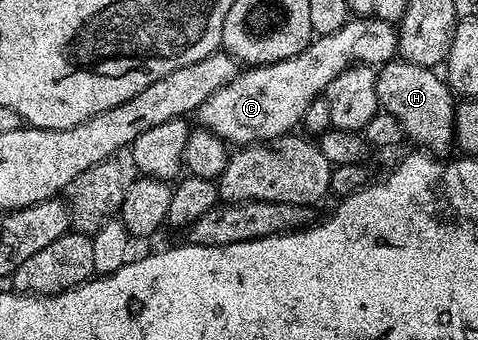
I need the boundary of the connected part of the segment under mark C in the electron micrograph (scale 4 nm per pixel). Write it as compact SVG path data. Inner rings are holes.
M376 16L354 17L347 20L344 27L335 33L323 33L315 36L310 46L295 57L277 61L271 65L256 65L239 72L220 91L208 95L204 103L196 110L197 124L204 129L210 129L218 137L235 146L251 144L255 141L271 141L274 137L282 137L291 132L302 120L311 103L319 100L326 89L349 65L361 63L381 67L388 61L395 60L398 51L398 29L389 21L382 21Z

